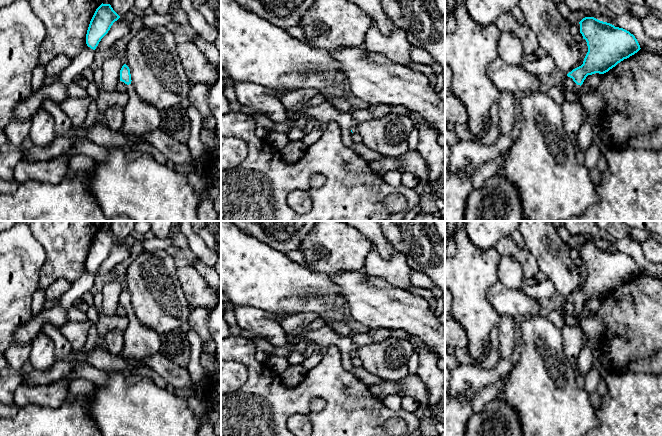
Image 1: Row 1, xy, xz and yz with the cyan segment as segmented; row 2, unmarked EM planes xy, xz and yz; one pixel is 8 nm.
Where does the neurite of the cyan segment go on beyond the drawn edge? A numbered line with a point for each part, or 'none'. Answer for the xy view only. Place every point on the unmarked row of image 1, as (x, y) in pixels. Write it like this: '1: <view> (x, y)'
1: xy (139, 341)

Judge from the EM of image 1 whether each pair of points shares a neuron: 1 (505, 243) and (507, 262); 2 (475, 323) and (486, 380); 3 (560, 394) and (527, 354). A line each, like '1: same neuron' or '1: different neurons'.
1: different neurons
2: different neurons
3: same neuron

